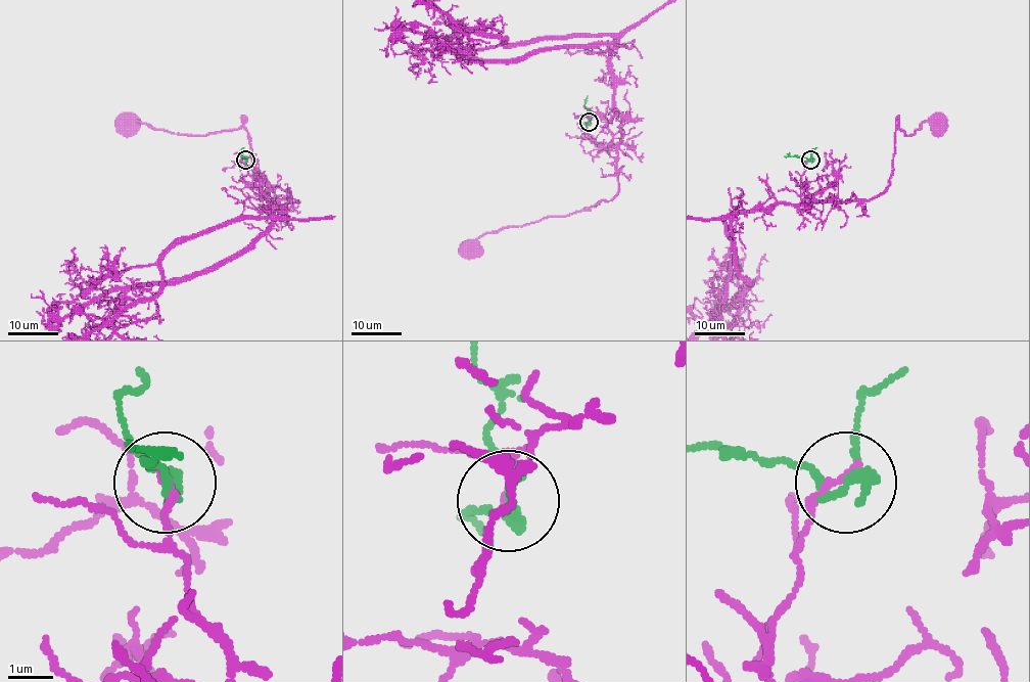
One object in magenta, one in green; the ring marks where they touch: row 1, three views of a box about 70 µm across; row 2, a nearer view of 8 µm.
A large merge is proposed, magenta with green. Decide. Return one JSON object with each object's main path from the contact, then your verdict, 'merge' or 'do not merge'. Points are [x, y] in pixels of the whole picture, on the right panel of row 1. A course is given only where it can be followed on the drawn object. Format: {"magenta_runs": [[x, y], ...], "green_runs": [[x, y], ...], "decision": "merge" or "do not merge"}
{"magenta_runs": [[809, 160], [802, 203], [872, 199], [889, 186], [898, 128], [913, 135], [928, 121], [939, 125]], "green_runs": [[810, 160], [784, 156]], "decision": "do not merge"}

